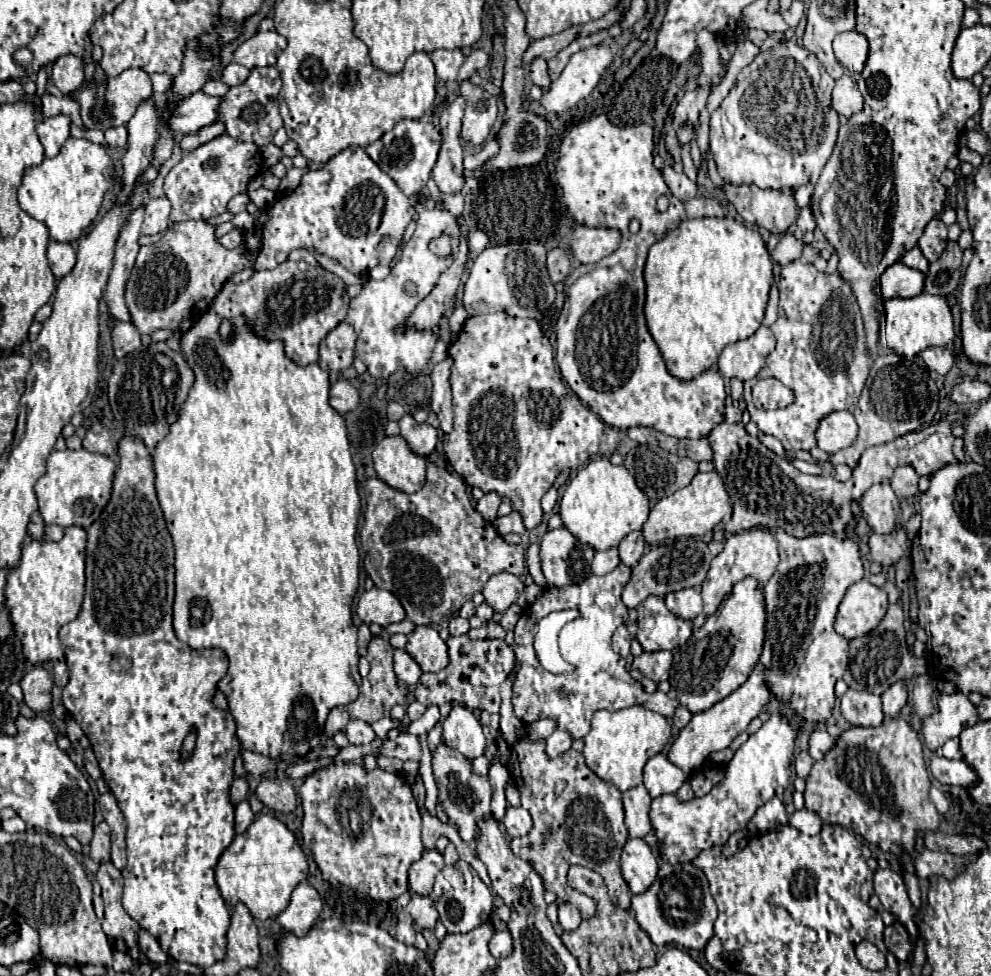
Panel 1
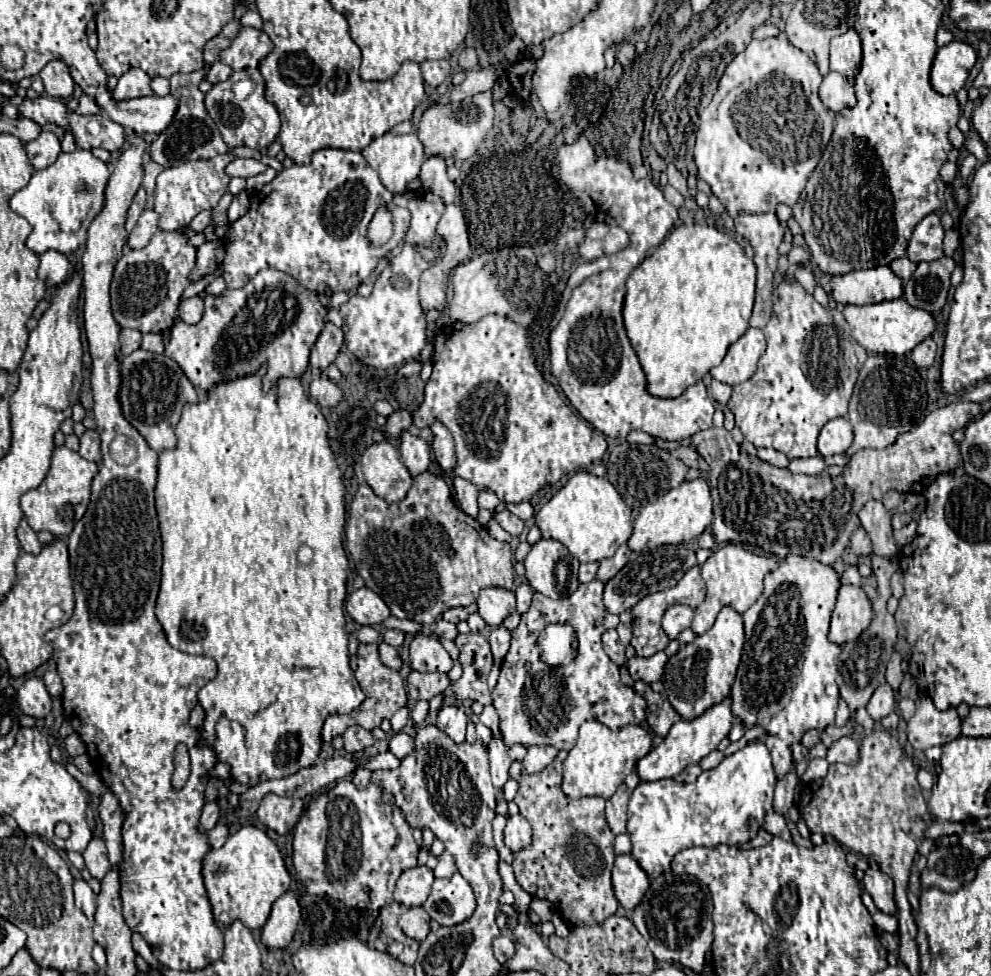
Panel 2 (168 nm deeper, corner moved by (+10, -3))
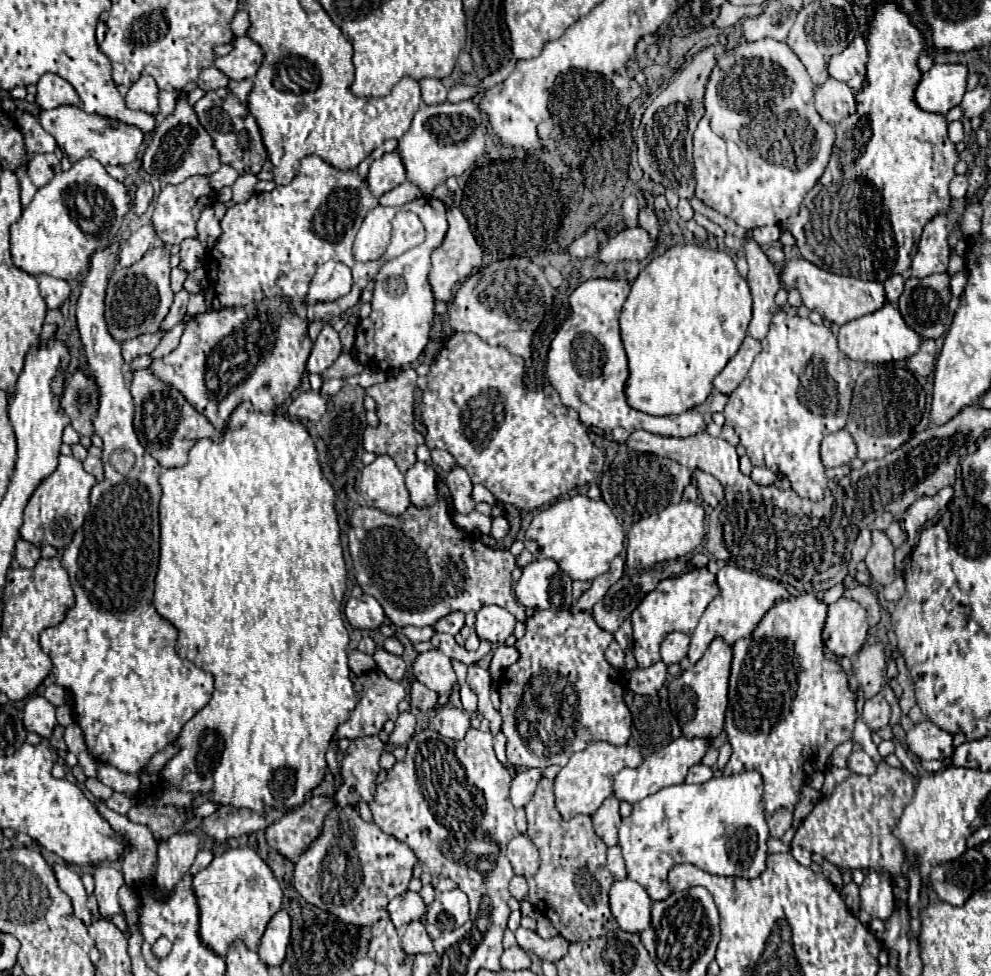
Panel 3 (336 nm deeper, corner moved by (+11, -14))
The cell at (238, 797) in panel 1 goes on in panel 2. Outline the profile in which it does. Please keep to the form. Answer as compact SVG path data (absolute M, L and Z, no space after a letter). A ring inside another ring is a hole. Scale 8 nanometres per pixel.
M216 801L206 803L206 805L204 805L204 811L202 811L202 815L200 815L200 821L198 821L198 831L202 831L202 833L210 831L210 829L218 823L218 817L220 817L220 807L218 807L218 803L216 803Z

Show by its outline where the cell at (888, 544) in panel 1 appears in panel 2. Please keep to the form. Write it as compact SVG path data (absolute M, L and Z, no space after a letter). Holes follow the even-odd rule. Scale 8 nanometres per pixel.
M858 527L852 537L850 537L850 551L856 553L858 557L868 557L872 553L872 541L864 527Z

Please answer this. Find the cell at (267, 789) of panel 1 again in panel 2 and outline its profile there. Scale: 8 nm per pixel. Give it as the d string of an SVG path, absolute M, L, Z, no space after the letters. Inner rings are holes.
M266 795L258 807L258 821L266 825L268 829L274 829L278 835L290 833L304 809L302 799L294 797L278 797L278 795Z

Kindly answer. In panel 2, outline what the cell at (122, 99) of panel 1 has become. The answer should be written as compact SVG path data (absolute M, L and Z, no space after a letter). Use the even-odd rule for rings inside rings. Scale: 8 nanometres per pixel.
M130 69L128 73L124 73L118 79L118 85L116 85L112 97L118 99L118 101L122 101L122 99L134 99L134 97L152 95L150 81L152 79L142 69Z

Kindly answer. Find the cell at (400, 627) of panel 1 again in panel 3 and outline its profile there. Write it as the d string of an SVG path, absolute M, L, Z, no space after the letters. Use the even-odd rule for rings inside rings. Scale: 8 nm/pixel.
M405 626L399 630L407 640L411 642L425 642L425 640L431 640L431 636L435 634L433 628L415 628L415 626Z

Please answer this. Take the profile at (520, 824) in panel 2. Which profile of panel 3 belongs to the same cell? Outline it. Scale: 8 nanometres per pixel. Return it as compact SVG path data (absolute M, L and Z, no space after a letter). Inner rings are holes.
M517 834L509 844L507 844L507 858L515 870L515 874L529 878L537 872L539 868L539 854L535 844L529 840L527 834Z

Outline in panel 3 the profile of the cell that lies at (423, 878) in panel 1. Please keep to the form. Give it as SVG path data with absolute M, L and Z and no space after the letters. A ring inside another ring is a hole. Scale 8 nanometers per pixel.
M407 890L403 896L397 896L387 906L391 922L399 928L413 920L419 920L425 914L425 902L417 892Z

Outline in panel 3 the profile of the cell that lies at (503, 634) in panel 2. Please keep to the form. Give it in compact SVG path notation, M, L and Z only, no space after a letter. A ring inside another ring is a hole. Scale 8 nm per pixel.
M499 644L495 650L493 650L493 658L491 658L491 664L489 664L489 674L493 680L499 680L499 676L505 672L505 668L509 668L511 664L515 664L519 658L519 652L515 646L505 646L505 644Z

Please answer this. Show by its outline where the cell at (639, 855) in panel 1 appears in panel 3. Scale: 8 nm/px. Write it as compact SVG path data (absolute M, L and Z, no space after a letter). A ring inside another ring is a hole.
M629 878L615 880L609 892L611 912L625 932L643 932L651 924L651 898L645 888Z

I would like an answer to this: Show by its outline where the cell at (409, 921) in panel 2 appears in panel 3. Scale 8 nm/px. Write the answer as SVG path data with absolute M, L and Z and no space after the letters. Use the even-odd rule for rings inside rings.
M415 920L407 926L403 938L401 938L401 948L415 956L415 954L421 954L421 952L431 952L433 950L433 942L425 930L425 924L421 920Z

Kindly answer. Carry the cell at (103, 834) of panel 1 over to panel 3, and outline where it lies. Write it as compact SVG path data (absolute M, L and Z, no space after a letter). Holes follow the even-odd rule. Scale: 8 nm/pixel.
M95 866L93 880L95 880L95 896L99 902L99 912L105 918L119 914L121 908L117 902L117 890L125 884L121 872L109 866Z

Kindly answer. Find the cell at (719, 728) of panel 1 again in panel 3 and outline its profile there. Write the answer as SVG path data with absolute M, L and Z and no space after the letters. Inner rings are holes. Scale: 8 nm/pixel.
M679 736L677 740L673 740L673 744L665 746L661 752L655 752L651 754L649 758L643 760L643 764L639 768L625 768L621 770L617 776L615 776L615 784L613 784L613 794L619 798L619 800L627 800L631 804L659 792L661 788L665 786L675 786L675 784L681 784L687 776L687 770L695 764L701 764L705 752L709 748L709 740L705 738L685 738L685 736Z

